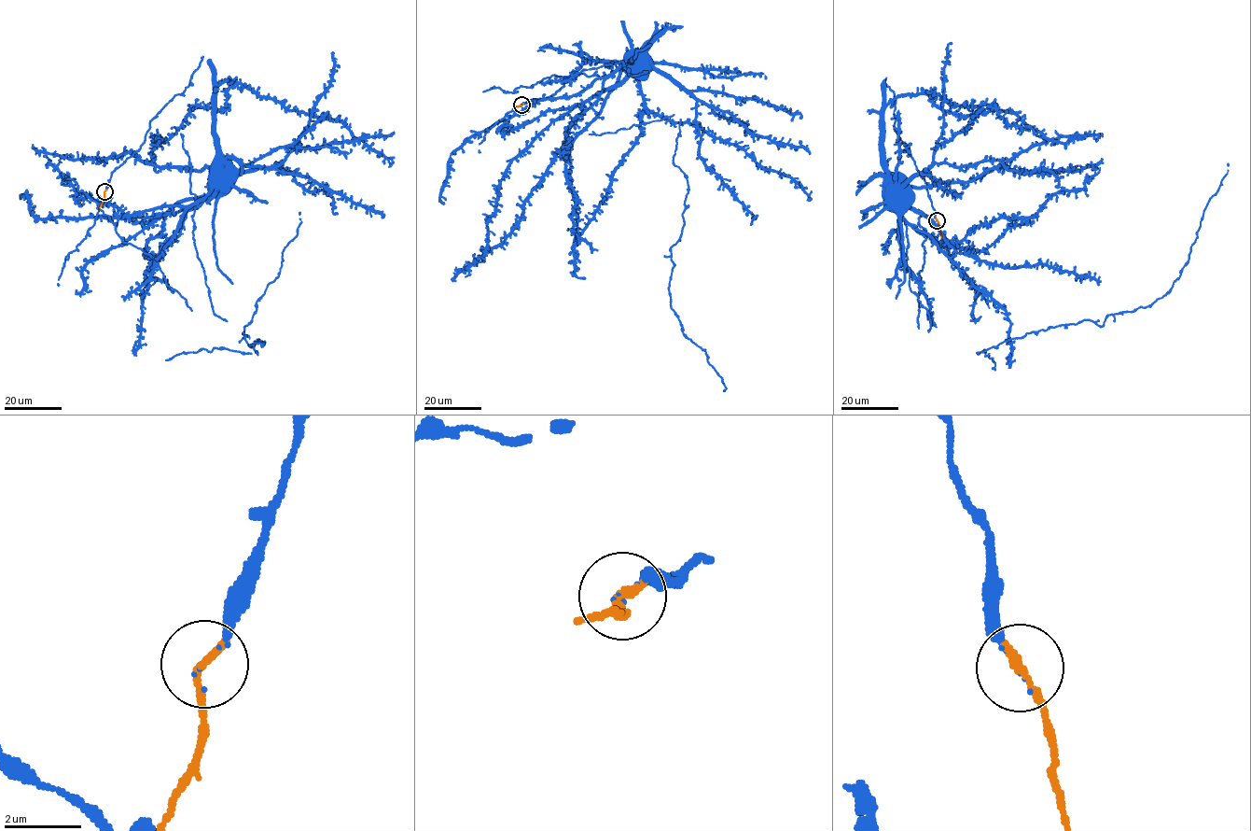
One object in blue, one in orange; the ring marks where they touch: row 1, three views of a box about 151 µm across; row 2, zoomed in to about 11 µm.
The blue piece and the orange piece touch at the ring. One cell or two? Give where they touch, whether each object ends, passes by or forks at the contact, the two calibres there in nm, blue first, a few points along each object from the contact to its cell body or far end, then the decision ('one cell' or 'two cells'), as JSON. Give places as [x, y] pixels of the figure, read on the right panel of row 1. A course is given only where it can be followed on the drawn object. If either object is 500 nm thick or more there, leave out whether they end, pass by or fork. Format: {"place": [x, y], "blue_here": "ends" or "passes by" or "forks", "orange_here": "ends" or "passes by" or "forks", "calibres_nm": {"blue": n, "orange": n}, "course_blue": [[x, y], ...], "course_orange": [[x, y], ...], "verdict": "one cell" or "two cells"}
{"place": [937, 220], "blue_here": "ends", "orange_here": "ends", "calibres_nm": {"blue": 40, "orange": 280}, "course_blue": [[937, 220], [926, 184], [895, 130], [895, 93], [885, 80], [884, 181], [889, 182], [891, 189]], "course_orange": [[937, 220], [941, 238]], "verdict": "one cell"}

